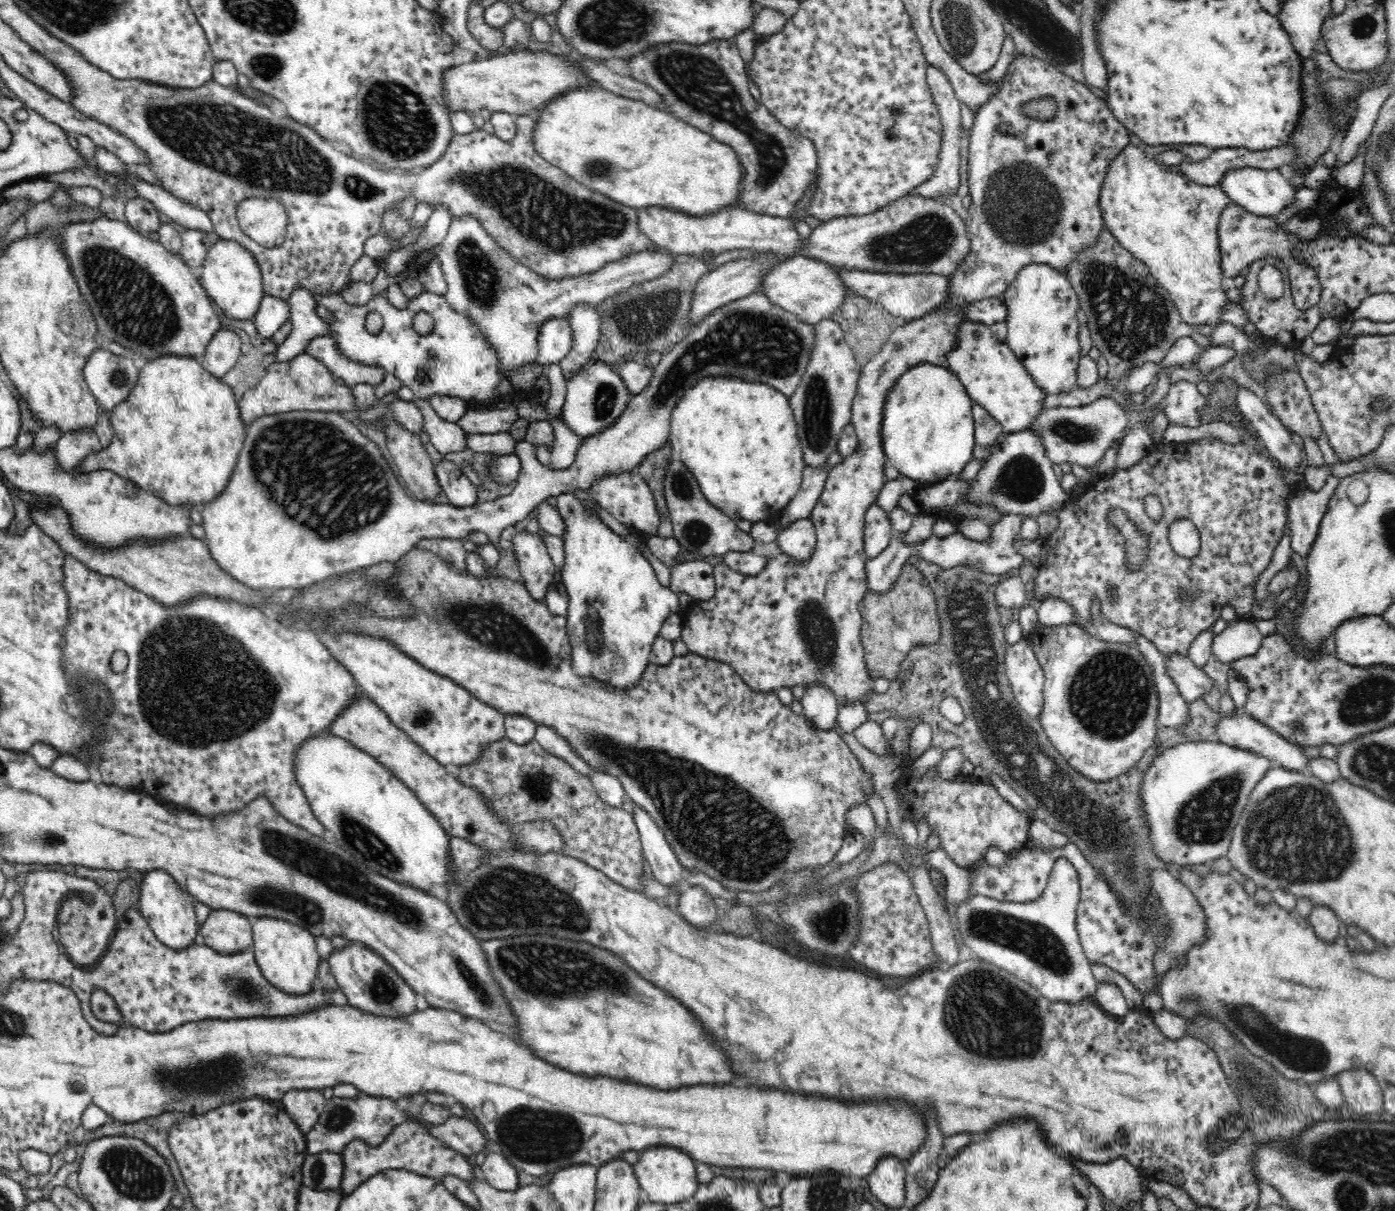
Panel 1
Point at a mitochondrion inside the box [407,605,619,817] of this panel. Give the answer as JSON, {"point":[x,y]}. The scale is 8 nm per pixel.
{"point":[536,787]}

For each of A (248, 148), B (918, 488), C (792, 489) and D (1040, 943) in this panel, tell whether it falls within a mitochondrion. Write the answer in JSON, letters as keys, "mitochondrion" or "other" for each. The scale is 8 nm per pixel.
{"A":"mitochondrion","B":"other","C":"other","D":"mitochondrion"}

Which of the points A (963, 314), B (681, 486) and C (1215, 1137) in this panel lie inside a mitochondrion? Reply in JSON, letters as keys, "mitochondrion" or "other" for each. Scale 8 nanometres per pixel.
{"A":"other","B":"mitochondrion","C":"other"}

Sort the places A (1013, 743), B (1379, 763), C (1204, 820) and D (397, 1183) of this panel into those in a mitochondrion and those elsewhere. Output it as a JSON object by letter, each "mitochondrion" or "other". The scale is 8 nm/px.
{"A":"mitochondrion","B":"mitochondrion","C":"mitochondrion","D":"other"}

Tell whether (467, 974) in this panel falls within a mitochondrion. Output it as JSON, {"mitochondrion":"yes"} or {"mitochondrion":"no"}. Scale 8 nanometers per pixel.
{"mitochondrion":"yes"}

